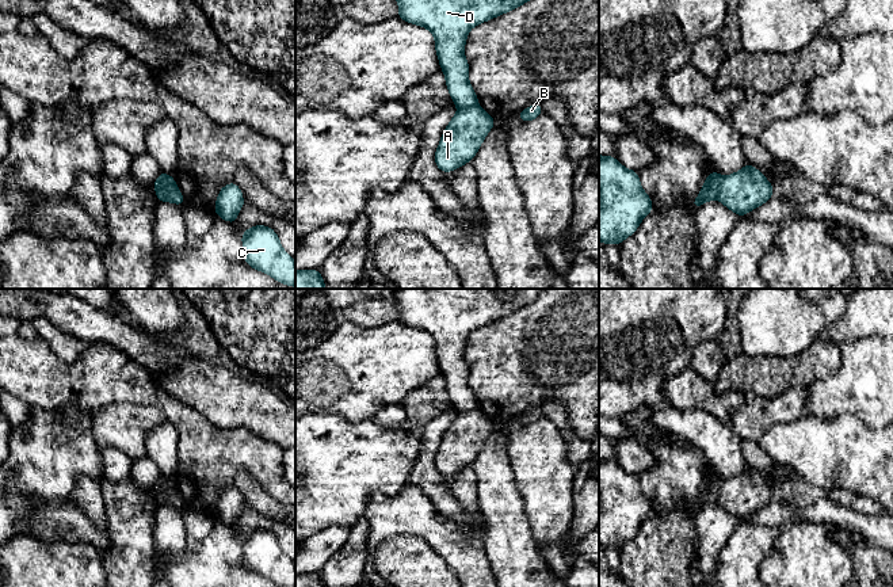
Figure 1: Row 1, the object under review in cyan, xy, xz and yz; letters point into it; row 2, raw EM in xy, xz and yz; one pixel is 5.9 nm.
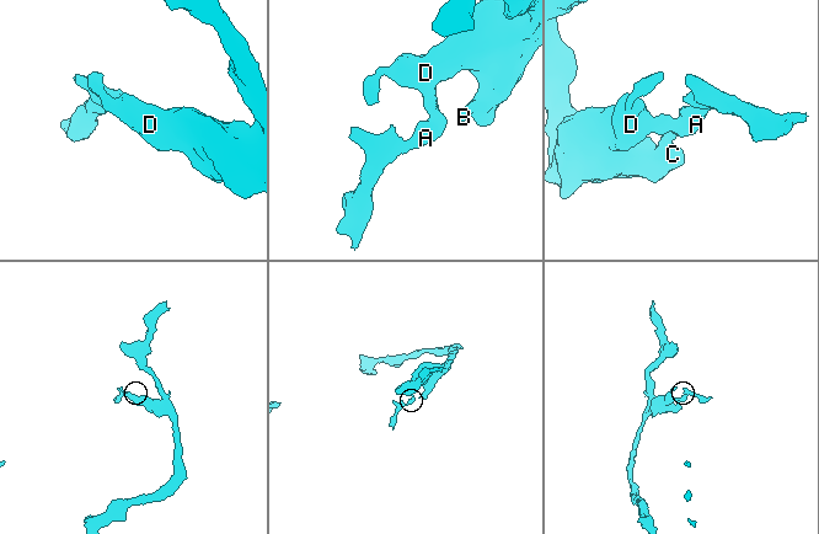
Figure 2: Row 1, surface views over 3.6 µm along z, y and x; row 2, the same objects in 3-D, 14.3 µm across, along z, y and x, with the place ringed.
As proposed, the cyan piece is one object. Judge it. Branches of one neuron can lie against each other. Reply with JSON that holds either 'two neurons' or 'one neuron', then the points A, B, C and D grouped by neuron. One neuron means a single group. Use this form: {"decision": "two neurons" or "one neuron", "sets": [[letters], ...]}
{"decision": "two neurons", "sets": [["A"], ["B", "C", "D"]]}

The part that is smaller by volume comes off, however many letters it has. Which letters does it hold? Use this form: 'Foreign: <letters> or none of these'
Foreign: A

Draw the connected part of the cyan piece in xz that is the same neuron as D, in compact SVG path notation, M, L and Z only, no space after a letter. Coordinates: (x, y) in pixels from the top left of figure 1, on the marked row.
M397 0L398 18L425 27L435 37L435 50L446 87L457 107L478 104L469 83L463 49L469 31L530 0Z

